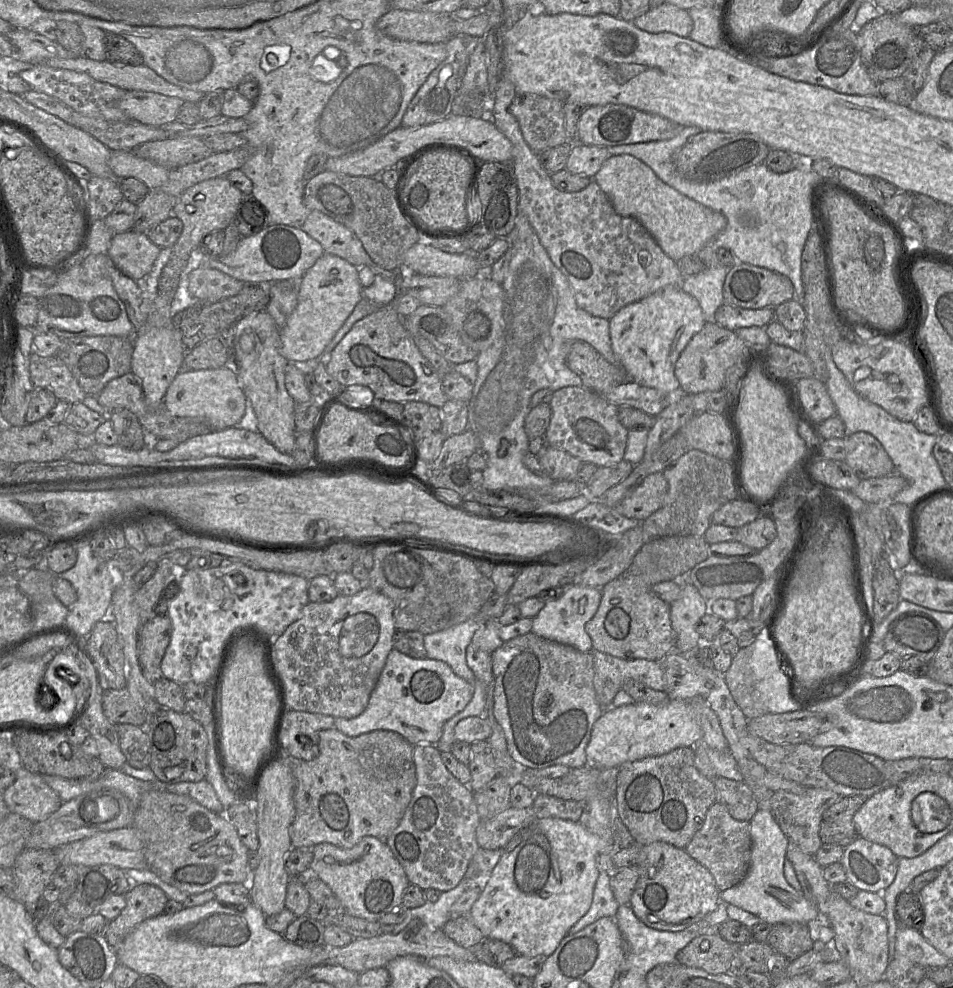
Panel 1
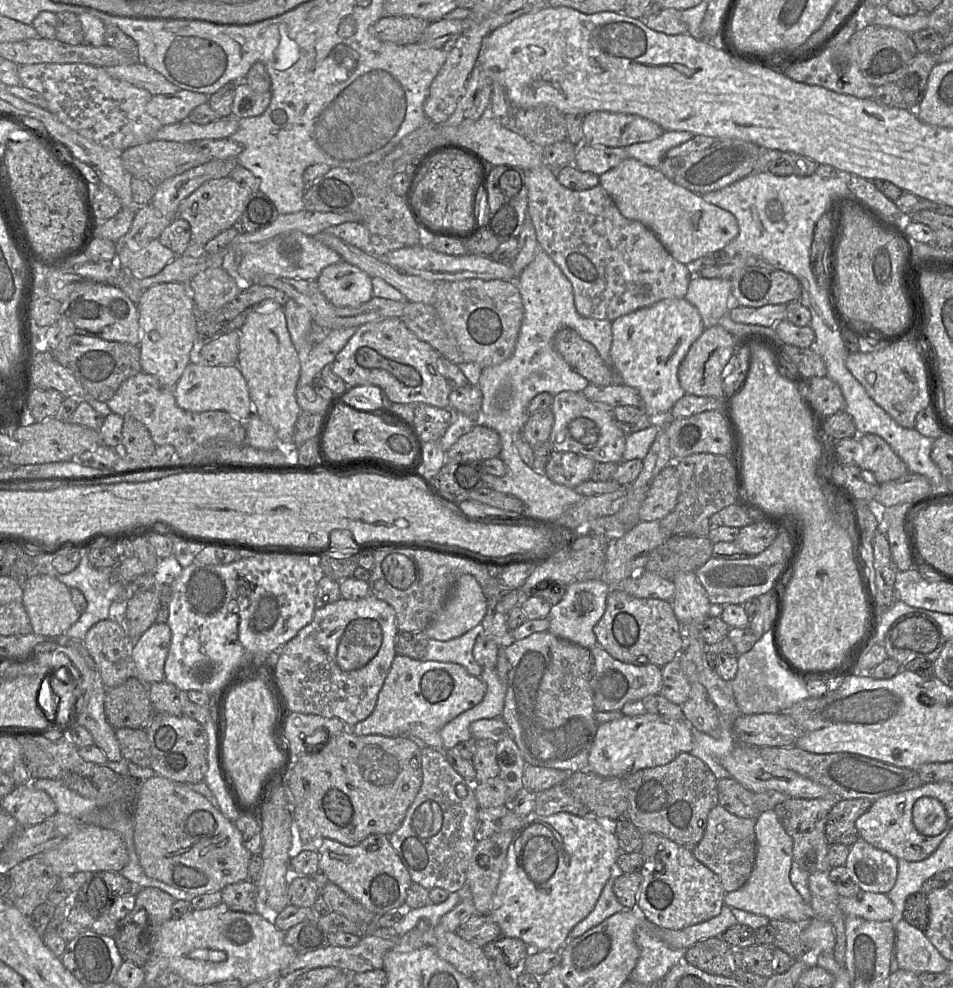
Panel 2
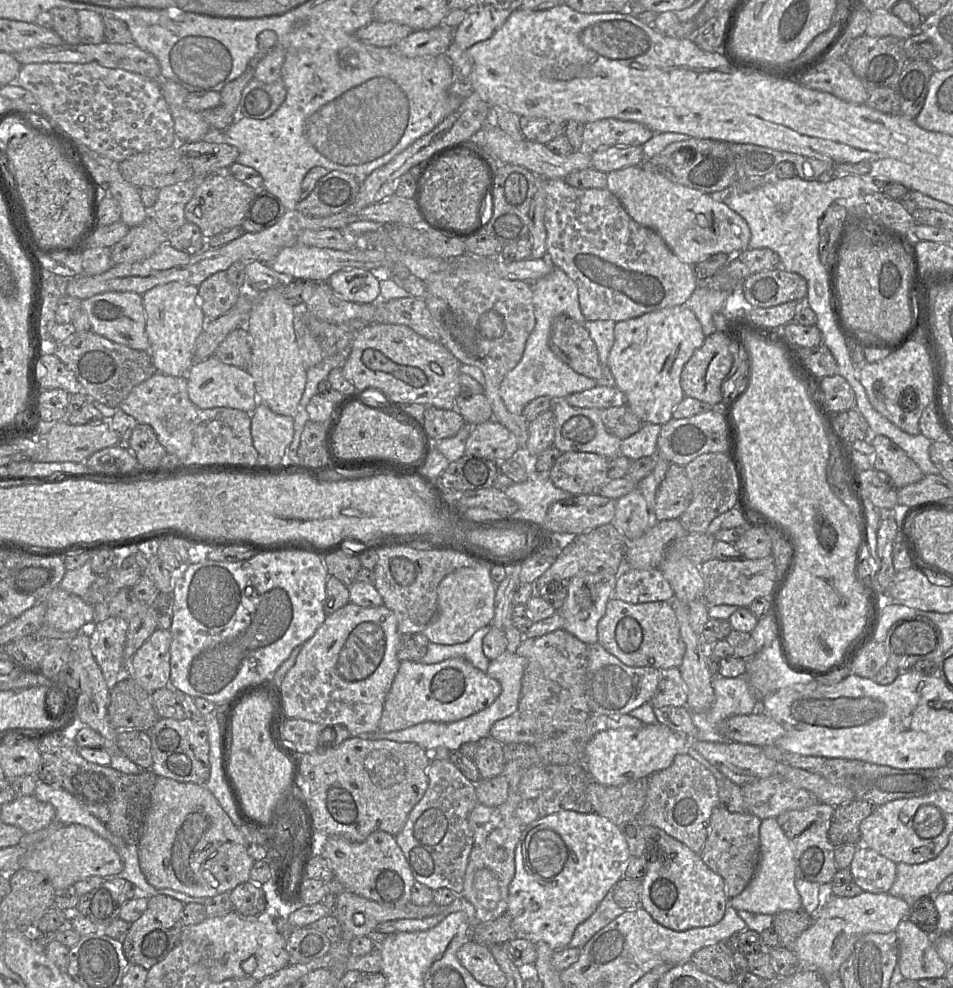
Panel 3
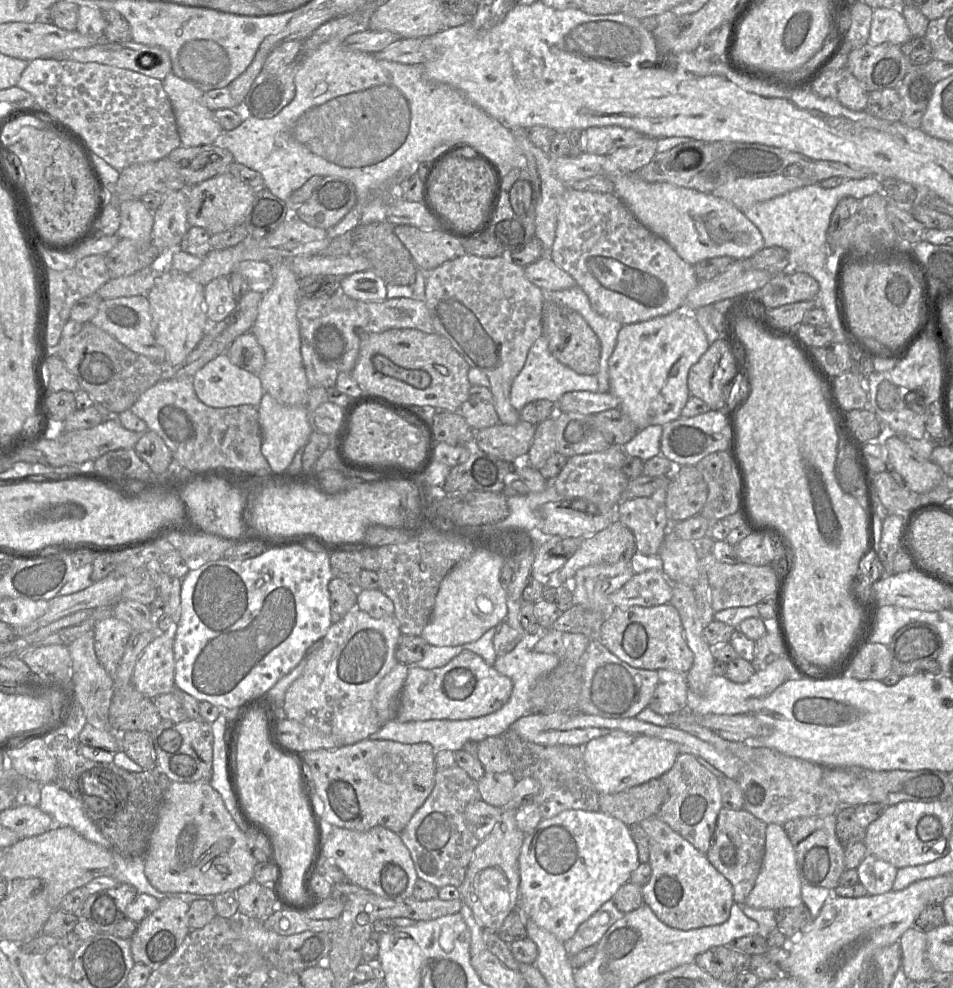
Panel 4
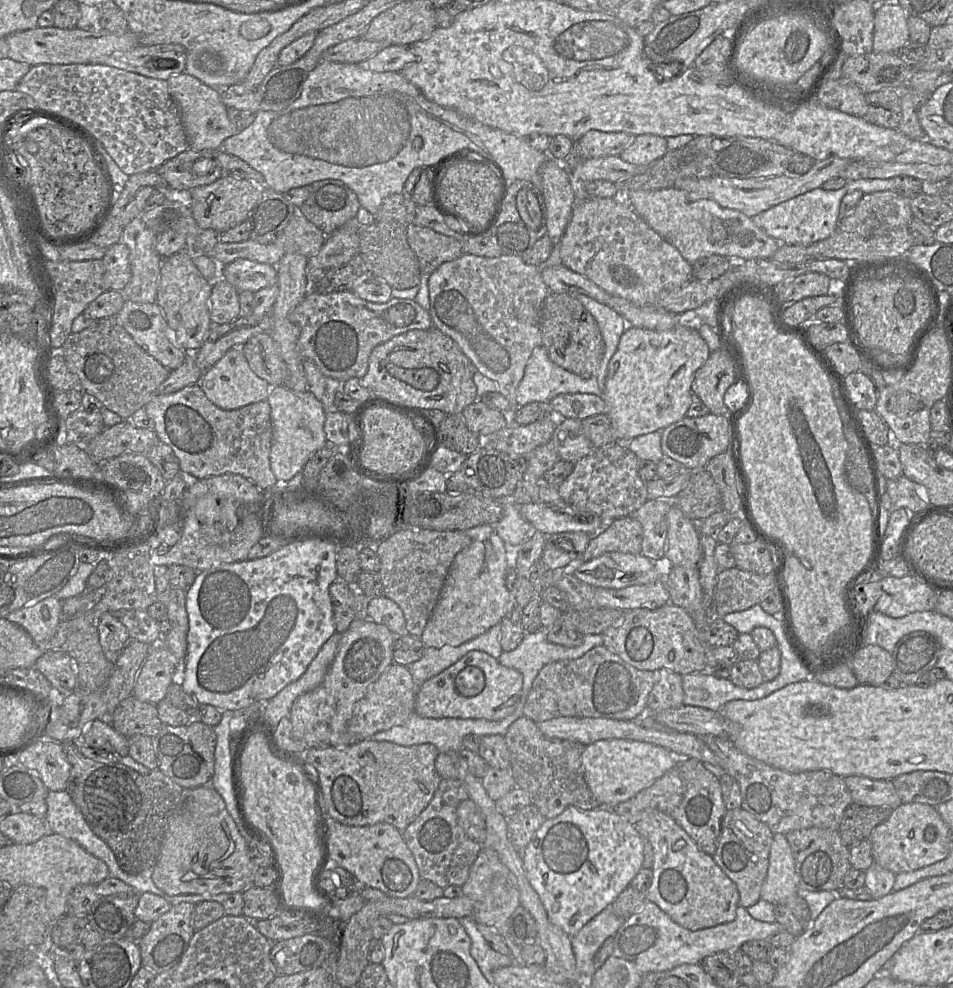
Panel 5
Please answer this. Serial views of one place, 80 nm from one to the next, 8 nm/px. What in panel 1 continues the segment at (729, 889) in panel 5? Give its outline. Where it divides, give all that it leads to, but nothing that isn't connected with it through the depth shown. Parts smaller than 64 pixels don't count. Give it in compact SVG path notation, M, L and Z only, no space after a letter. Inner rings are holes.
M665 842L642 846L639 875L629 906L650 928L684 930L713 912L721 901L721 892L711 873L683 848Z

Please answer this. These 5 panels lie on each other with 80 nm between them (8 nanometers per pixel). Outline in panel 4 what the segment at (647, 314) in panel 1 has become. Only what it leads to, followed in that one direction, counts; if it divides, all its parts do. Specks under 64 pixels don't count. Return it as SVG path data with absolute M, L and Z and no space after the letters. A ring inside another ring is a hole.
M670 313L665 316L656 317L647 321L626 324L620 329L617 337L616 347L609 358L609 378L610 378L610 392L613 393L620 400L619 408L624 412L636 425L636 427L641 430L651 425L665 425L671 421L678 419L681 415L681 411L685 406L690 392L687 386L687 378L690 368L700 359L700 357L709 348L709 342L707 337L697 322L696 318L687 317L682 314Z

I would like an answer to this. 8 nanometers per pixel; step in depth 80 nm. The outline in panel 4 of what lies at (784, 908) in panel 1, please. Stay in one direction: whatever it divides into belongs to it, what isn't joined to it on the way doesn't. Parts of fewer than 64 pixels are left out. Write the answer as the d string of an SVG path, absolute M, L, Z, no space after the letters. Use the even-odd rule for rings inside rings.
M768 824L766 826L765 854L762 868L755 886L745 901L745 905L756 909L771 910L796 907L803 903L801 886L796 853L790 839L781 825Z

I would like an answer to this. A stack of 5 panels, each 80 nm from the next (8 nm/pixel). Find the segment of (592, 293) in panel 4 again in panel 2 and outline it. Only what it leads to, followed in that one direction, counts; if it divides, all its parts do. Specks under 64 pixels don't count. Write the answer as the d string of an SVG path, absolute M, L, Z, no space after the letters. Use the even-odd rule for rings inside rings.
M546 163L523 170L528 186L528 215L538 241L572 283L576 309L582 316L613 321L664 299L686 297L693 270L677 261L649 227L624 217L601 183L588 190L572 190L558 181L556 171Z

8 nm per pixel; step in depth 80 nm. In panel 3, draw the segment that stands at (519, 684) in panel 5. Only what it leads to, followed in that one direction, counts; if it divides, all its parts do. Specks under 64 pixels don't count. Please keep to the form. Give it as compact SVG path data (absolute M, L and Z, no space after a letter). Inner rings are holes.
M462 658L436 664L402 661L385 697L378 731L399 731L423 722L456 722L490 707L501 691L497 680Z

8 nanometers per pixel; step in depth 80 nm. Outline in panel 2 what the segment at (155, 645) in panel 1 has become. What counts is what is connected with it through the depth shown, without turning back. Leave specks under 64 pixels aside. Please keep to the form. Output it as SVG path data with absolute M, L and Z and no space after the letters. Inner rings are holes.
M155 622L139 639L131 641L131 674L147 685L164 681L164 665L171 639L172 632L168 623Z

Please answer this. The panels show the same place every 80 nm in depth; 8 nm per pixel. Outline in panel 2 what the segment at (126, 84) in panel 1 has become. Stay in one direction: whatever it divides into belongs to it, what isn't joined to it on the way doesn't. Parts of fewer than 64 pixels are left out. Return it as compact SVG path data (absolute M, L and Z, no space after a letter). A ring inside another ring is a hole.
M145 64L119 65L103 68L113 79L129 83L154 95L171 95L179 89Z

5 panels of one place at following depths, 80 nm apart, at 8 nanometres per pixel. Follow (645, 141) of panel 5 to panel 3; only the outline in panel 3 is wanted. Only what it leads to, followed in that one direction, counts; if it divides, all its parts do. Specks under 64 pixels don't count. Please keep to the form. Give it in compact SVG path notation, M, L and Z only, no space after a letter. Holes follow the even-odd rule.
M642 146L602 147L590 152L592 168L606 173L629 166L642 165L646 160Z

